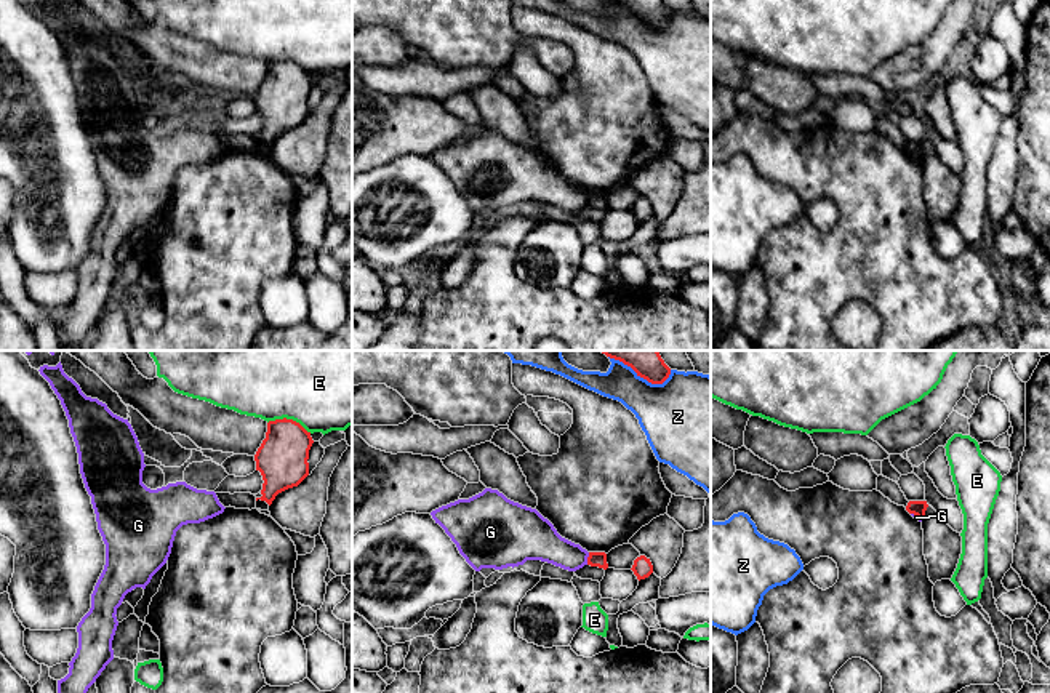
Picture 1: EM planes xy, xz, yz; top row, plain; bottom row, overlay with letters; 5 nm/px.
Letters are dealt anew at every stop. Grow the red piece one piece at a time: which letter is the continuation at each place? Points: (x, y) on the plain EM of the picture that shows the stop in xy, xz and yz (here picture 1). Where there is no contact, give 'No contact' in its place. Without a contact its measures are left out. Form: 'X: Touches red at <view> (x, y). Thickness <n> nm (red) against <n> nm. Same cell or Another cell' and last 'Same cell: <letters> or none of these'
E: Touches red at xy (290, 61). Thickness 260 nm (red) against 360 nm. Another cell
G: Touches red at xz (588, 200). Thickness 80 nm (red) against 190 nm. Another cell
Z: Touches red at xz (642, 18). Thickness 120 nm (red) against 340 nm. Another cell
Same cell: none of these

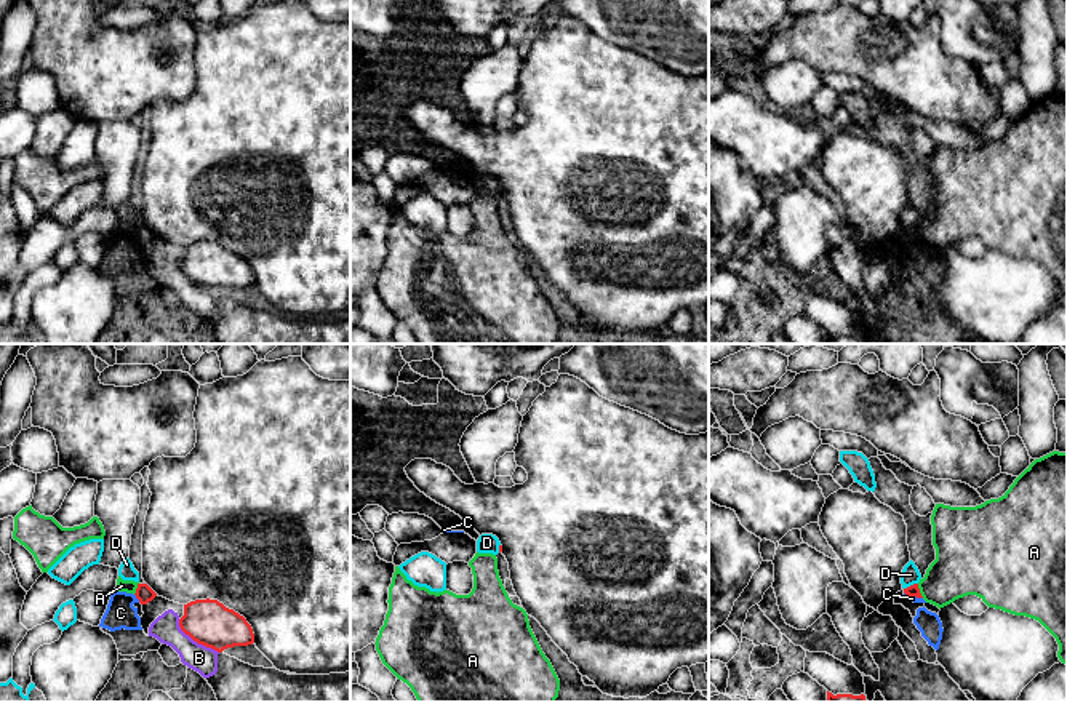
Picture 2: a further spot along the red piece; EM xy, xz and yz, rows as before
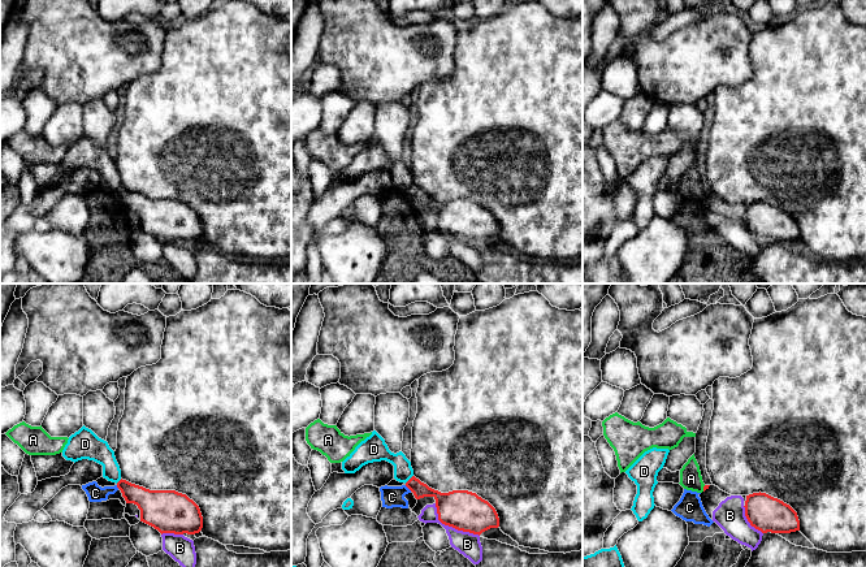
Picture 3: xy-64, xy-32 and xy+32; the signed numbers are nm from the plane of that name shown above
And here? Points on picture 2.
A: Touches red at yz (919, 232). Thickness 60 nm (red) against 280 nm. Another cell
B: Touches red at xy (195, 282). Thickness 240 nm (red) against 140 nm. Another cell
C: Touches red at xy (136, 239). Thickness 90 nm (red) against 150 nm. Another cell
D: Touches red at yz (911, 227). Thickness 60 nm (red) against 90 nm. Another cell
Same cell: none of these

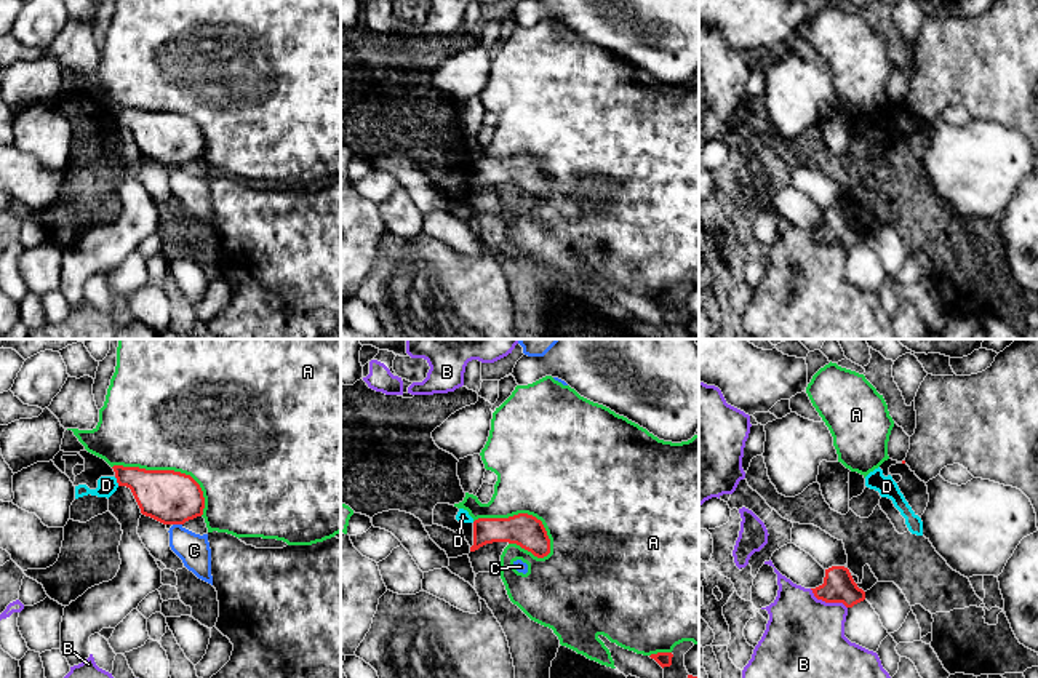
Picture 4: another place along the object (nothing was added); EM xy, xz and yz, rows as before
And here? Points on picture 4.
A: Touches red at xz (523, 155). Thickness 160 nm (red) against 480 nm. Another cell
B: Touches red at yz (827, 243). Thickness 160 nm (red) against 420 nm. Another cell
C: Touches red at xy (178, 165). Thickness 280 nm (red) against 160 nm. Another cell
D: Touches red at xy (117, 123). Thickness 260 nm (red) against 100 nm. Another cell
Same cell: none of these

